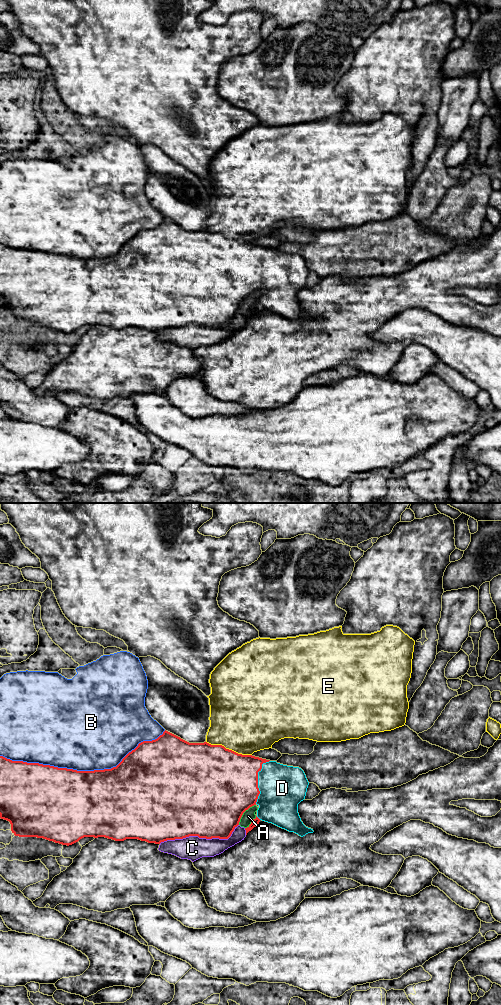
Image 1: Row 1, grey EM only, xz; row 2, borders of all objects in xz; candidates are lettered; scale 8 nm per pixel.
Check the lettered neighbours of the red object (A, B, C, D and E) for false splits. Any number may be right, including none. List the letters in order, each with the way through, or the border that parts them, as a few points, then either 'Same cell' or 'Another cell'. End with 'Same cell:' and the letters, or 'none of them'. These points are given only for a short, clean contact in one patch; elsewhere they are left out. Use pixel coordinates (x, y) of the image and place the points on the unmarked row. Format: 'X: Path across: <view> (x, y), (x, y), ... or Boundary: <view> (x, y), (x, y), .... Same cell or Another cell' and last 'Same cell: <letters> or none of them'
A: Boundary: xz (255, 292), (243, 301), (238, 312). Another cell
B: Another cell
C: Another cell
D: Same cell
E: Another cell
Same cell: D

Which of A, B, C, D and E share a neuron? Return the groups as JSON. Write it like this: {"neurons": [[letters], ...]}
{"neurons": [["A", "C"], ["B"], ["D"], ["E"]]}

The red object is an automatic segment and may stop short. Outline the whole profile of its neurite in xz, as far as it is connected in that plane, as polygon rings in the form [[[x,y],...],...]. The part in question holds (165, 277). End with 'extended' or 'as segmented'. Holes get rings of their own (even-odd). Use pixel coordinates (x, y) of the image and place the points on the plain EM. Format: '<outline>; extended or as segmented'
[[[165,218],[157,227],[139,231],[138,234],[129,240],[116,255],[111,257],[77,259],[39,251],[12,249],[0,244],[0,306],[10,310],[11,319],[15,324],[43,326],[67,334],[78,330],[84,325],[105,325],[115,329],[138,327],[148,331],[160,332],[167,328],[183,327],[189,324],[198,324],[199,326],[206,327],[228,327],[234,317],[239,313],[243,301],[257,292],[259,294],[257,304],[253,307],[251,312],[245,316],[246,323],[262,308],[303,325],[308,321],[314,320],[313,317],[308,316],[303,312],[298,301],[298,292],[305,287],[308,273],[309,270],[306,263],[299,255],[283,253],[276,249],[270,249],[252,243],[238,242],[232,238],[226,237],[222,233],[211,233],[207,230],[189,231]]]; extended

